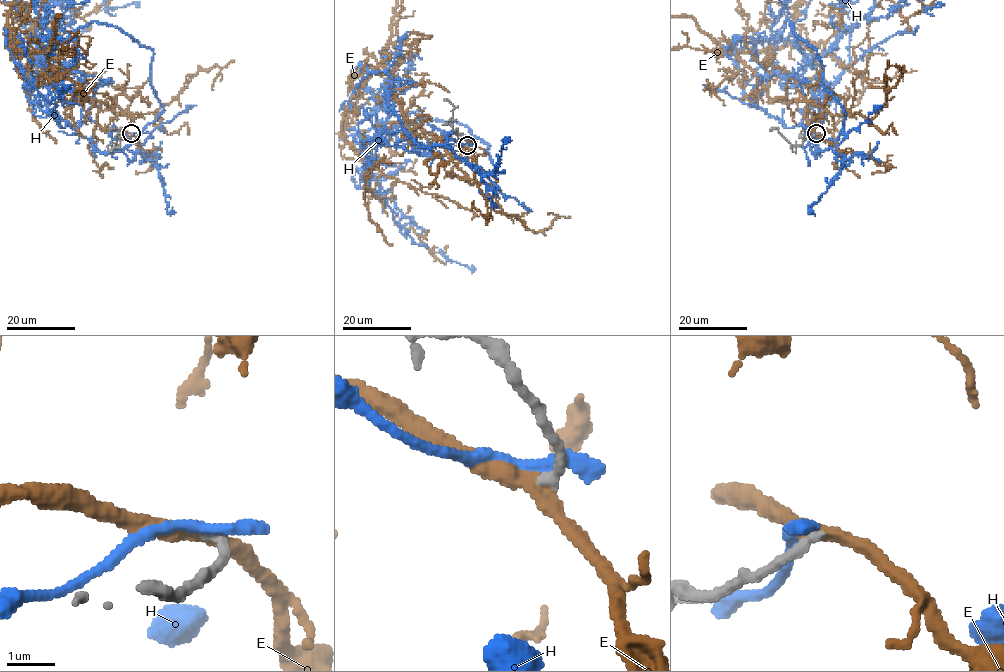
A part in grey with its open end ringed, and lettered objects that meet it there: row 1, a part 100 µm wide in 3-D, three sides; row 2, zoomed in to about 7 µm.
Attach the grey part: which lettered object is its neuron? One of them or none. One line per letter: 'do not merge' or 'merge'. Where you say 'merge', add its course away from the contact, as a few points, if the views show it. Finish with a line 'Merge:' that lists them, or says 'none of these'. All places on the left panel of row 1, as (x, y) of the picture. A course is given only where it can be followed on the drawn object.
E: merge
H: do not merge
Merge: E

